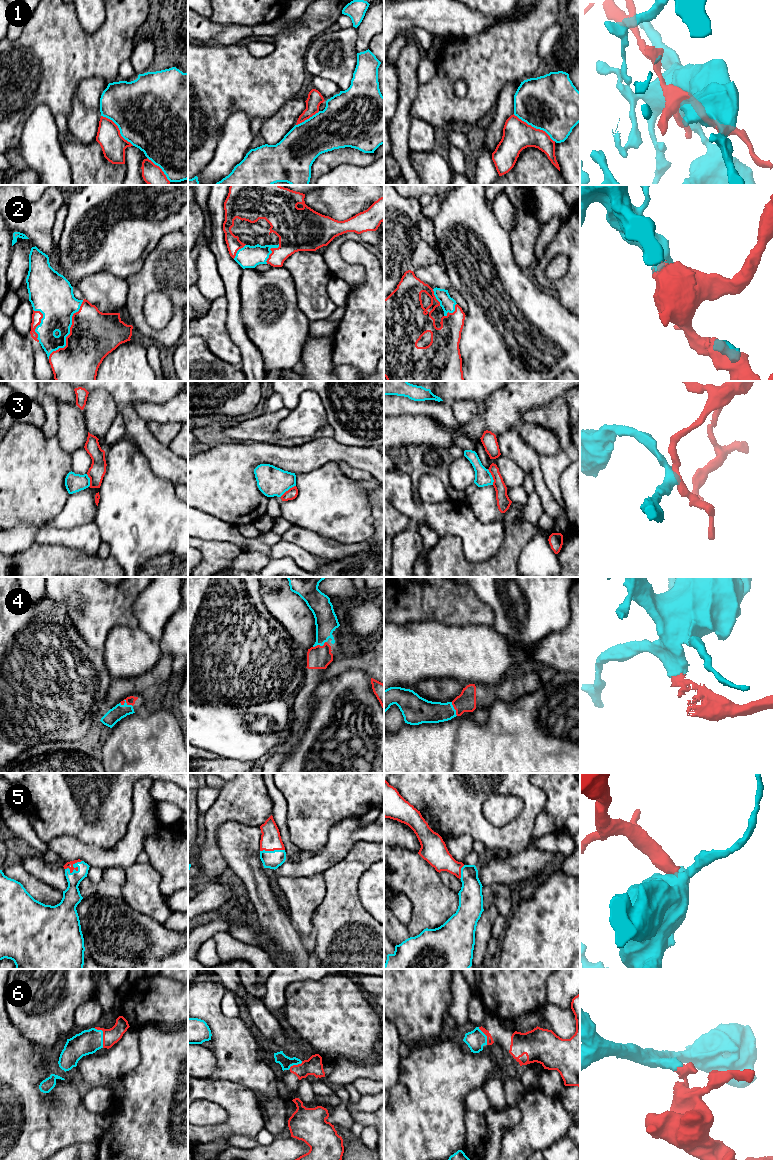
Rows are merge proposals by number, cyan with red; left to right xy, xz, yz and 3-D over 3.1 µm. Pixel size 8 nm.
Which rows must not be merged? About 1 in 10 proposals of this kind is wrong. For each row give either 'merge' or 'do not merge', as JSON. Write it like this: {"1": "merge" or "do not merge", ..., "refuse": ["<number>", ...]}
{"1": "merge", "2": "merge", "3": "do not merge", "4": "merge", "5": "merge", "6": "merge", "refuse": ["3"]}

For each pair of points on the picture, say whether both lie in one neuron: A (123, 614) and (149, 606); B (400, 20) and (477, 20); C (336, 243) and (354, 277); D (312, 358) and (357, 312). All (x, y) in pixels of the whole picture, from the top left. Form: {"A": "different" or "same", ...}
{"A": "different", "B": "same", "C": "same", "D": "different"}

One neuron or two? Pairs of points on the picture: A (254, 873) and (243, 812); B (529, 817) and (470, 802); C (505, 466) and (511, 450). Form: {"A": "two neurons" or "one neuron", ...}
{"A": "two neurons", "B": "one neuron", "C": "two neurons"}

